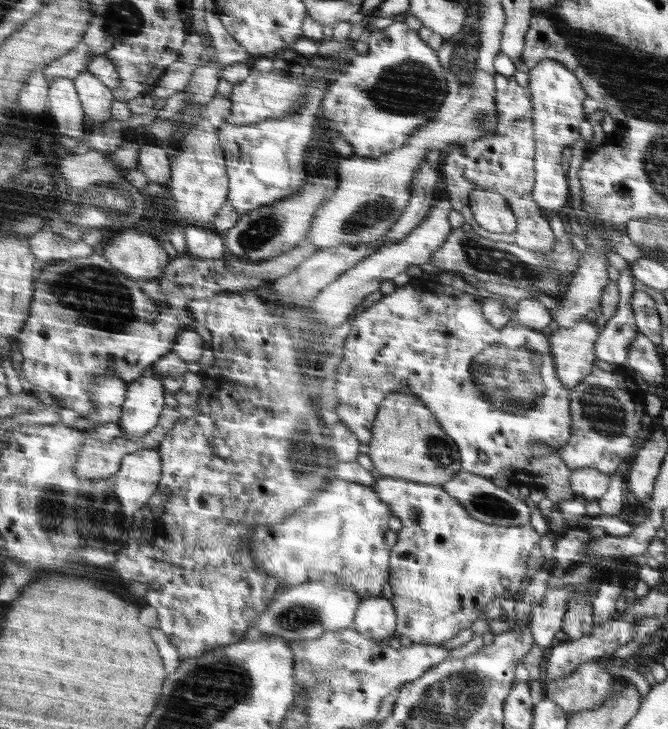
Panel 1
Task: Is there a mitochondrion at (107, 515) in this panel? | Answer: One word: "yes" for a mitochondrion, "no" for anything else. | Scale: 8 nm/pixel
yes

